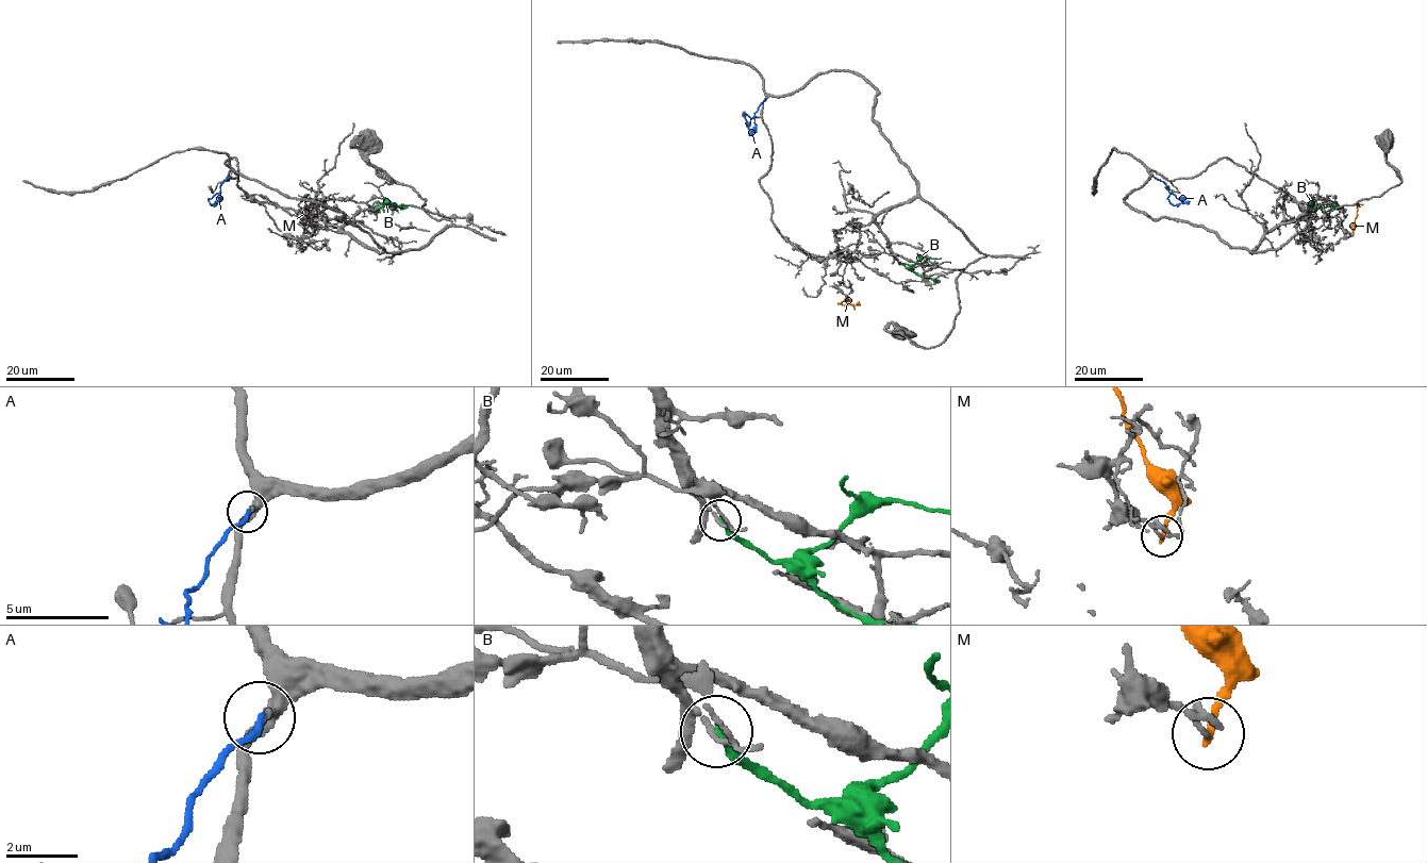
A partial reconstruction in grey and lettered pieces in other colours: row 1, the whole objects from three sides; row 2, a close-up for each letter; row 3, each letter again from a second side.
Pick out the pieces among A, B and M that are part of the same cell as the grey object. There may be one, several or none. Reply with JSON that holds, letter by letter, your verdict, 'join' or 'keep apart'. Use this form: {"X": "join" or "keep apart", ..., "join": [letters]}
{"A": "join", "B": "keep apart", "M": "keep apart", "join": ["A"]}

